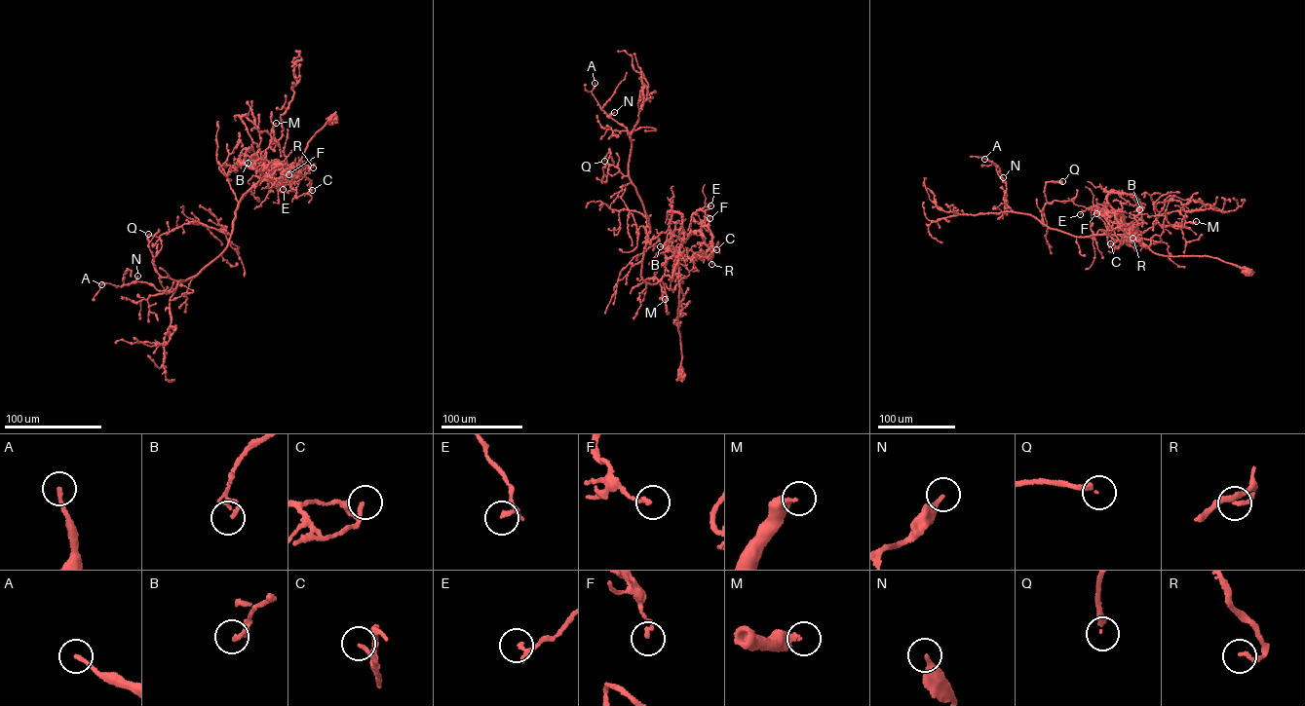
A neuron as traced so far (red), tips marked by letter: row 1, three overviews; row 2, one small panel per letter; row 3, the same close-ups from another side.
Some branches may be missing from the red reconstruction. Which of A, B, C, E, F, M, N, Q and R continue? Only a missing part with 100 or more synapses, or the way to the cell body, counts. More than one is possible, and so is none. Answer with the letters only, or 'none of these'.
M

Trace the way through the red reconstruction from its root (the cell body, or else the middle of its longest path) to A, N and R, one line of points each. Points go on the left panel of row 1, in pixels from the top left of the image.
A: (332, 117), (290, 183), (277, 187), (266, 171), (244, 194), (224, 250), (173, 292), (142, 281), (101, 284)
N: (332, 117), (290, 183), (277, 187), (266, 171), (244, 194), (225, 247), (197, 275), (170, 292), (137, 276)
R: (332, 117), (308, 142), (290, 183), (277, 184), (271, 180), (273, 166), (313, 167)

